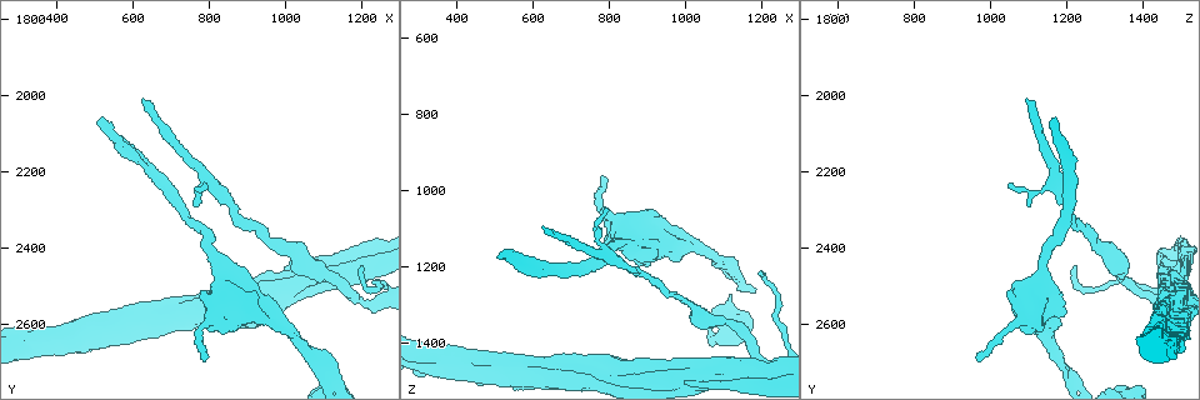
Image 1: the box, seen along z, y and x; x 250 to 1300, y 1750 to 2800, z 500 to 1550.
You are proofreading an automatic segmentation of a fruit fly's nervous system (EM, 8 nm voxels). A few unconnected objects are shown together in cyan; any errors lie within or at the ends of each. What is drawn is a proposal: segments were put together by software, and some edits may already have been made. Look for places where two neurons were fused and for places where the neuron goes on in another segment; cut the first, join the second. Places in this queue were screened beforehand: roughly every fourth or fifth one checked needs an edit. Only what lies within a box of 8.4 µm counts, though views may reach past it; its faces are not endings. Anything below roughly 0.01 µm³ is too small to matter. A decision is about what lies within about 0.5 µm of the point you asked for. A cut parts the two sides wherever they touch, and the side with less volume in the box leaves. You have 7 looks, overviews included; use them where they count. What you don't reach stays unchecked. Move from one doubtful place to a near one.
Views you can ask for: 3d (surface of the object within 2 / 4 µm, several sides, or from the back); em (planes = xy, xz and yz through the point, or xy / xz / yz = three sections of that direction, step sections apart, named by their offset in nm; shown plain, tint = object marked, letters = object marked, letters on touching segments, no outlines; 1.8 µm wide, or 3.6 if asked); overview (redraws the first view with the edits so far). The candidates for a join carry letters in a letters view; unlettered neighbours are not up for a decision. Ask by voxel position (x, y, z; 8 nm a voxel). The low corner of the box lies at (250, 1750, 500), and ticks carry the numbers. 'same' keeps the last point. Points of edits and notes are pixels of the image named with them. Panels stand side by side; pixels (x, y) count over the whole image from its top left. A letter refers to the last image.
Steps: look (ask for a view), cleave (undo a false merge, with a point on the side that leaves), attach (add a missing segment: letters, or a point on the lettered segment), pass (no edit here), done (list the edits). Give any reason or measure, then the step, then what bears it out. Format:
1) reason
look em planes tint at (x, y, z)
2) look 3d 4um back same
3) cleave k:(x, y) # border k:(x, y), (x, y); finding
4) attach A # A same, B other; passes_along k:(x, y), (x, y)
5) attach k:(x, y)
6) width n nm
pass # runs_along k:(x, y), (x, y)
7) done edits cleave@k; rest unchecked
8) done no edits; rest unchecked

an open end
look em yz step 16 tint at (515, 2060, 1180)

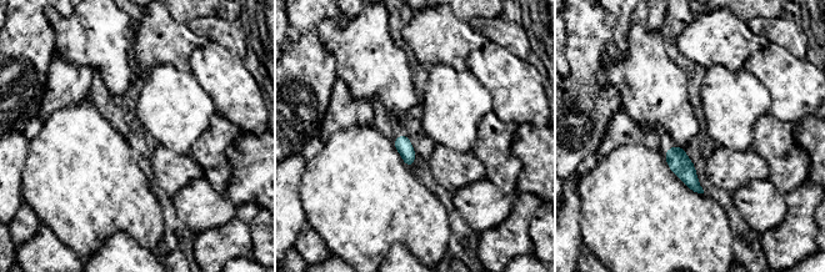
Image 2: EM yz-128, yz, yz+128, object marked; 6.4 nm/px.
see the neighbours
look em yz step 16 letters same

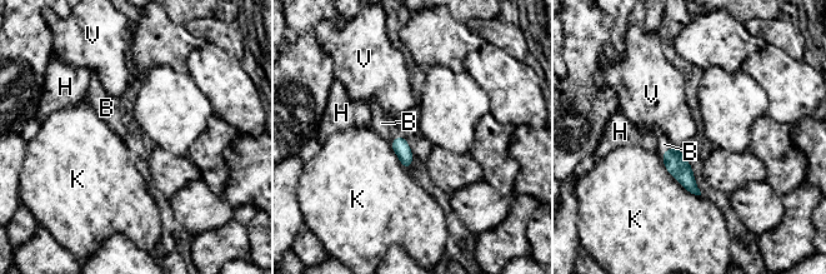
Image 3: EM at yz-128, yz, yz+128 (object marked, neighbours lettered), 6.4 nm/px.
width 100 nm
attach B # B same, H other, K other, V other; passes_along 3:(400, 145), (398, 136), (381, 123); it goes on there

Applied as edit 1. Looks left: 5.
calibre changes
look em planes letters at (1040, 2485, 1485)

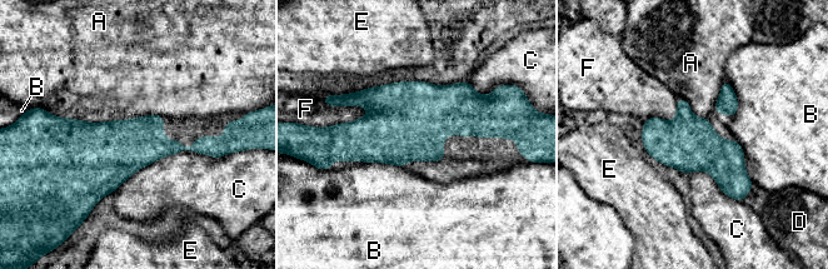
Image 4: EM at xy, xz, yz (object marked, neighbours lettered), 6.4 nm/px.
longest_contact A 700 nm
pass # A other, B other, C other, D other, E other, F other; border 4:(53, 114), (86, 121), (163, 116); continuous, no second neuron

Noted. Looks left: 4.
a fork
look em xz step 8 tint at (380, 2660, 1475)

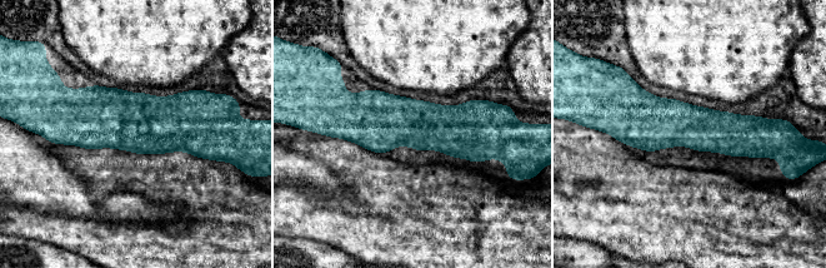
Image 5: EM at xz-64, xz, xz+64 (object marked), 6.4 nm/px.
another direction
look em yz step 4 letters same

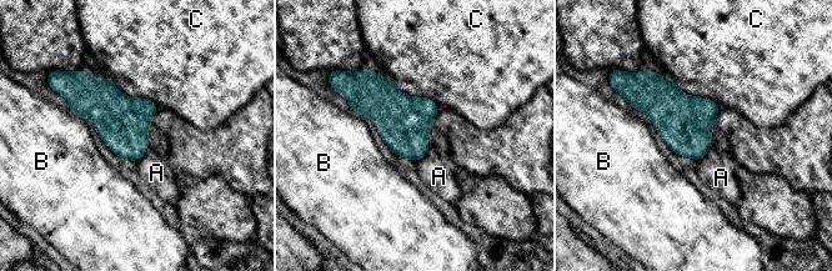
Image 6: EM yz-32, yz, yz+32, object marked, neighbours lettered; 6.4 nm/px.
longest_contact C 440 nm
pass # A other, B other, C other; border 6:(149, 147), (136, 161); one neuron here

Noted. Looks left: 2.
done edits attach@3; rest unchecked

